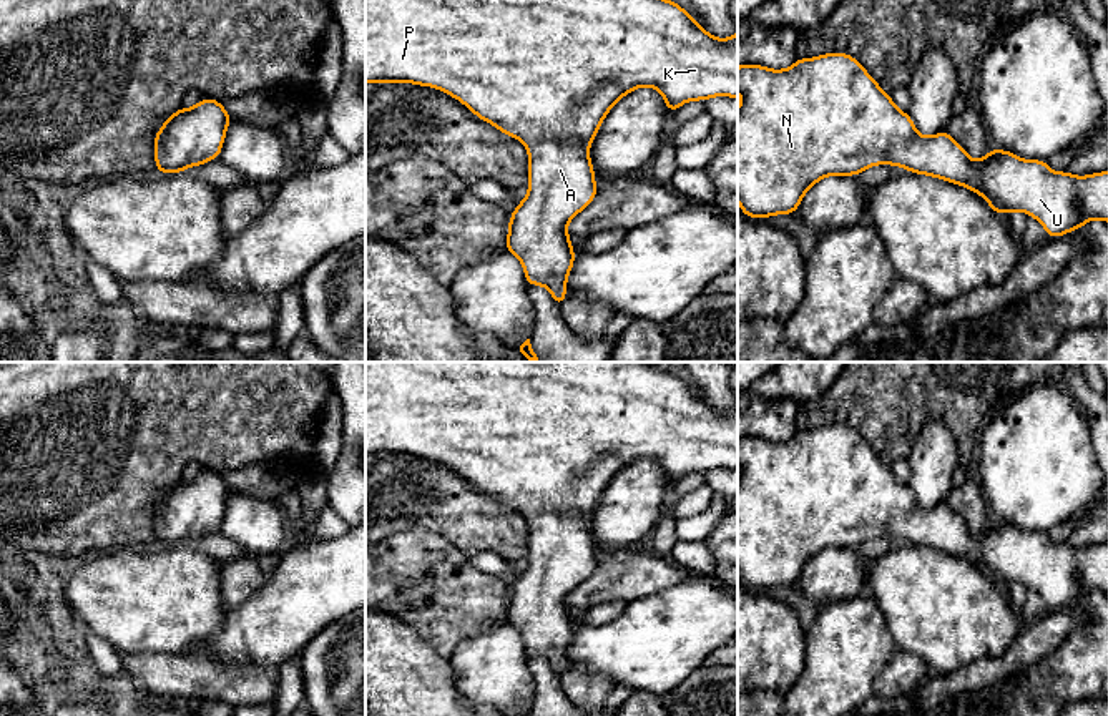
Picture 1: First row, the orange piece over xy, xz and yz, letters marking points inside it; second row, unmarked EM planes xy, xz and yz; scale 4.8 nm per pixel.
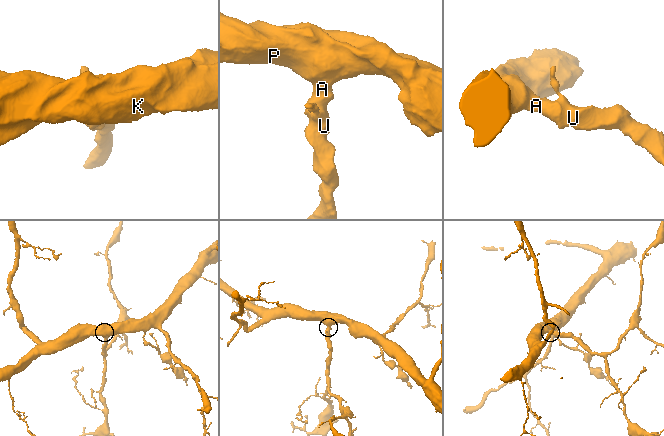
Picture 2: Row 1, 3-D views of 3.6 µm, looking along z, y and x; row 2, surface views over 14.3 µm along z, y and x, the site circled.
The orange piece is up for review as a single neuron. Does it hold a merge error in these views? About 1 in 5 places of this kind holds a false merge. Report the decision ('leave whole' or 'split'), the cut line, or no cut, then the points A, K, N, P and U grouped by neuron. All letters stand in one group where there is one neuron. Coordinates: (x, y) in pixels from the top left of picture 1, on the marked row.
leave whole | no cut | A K N P U

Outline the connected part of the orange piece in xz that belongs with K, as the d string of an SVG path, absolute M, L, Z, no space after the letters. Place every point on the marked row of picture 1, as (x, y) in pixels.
M365 0L365 83L412 83L432 86L465 105L477 118L493 125L507 136L517 138L528 151L528 194L518 201L508 218L508 236L503 249L515 254L525 271L527 286L545 286L556 307L566 302L566 281L575 264L575 249L570 243L568 223L591 204L598 193L595 168L588 156L603 120L615 103L641 88L655 88L666 101L666 113L684 103L706 101L714 96L738 98L738 30L731 38L716 38L699 22L673 0Z

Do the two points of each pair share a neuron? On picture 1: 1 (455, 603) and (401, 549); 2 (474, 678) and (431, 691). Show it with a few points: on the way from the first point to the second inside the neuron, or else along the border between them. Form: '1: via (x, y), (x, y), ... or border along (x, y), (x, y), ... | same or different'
1: via (441, 595), (407, 563) | same
2: border along (447, 655), (455, 685), (467, 698) | different

